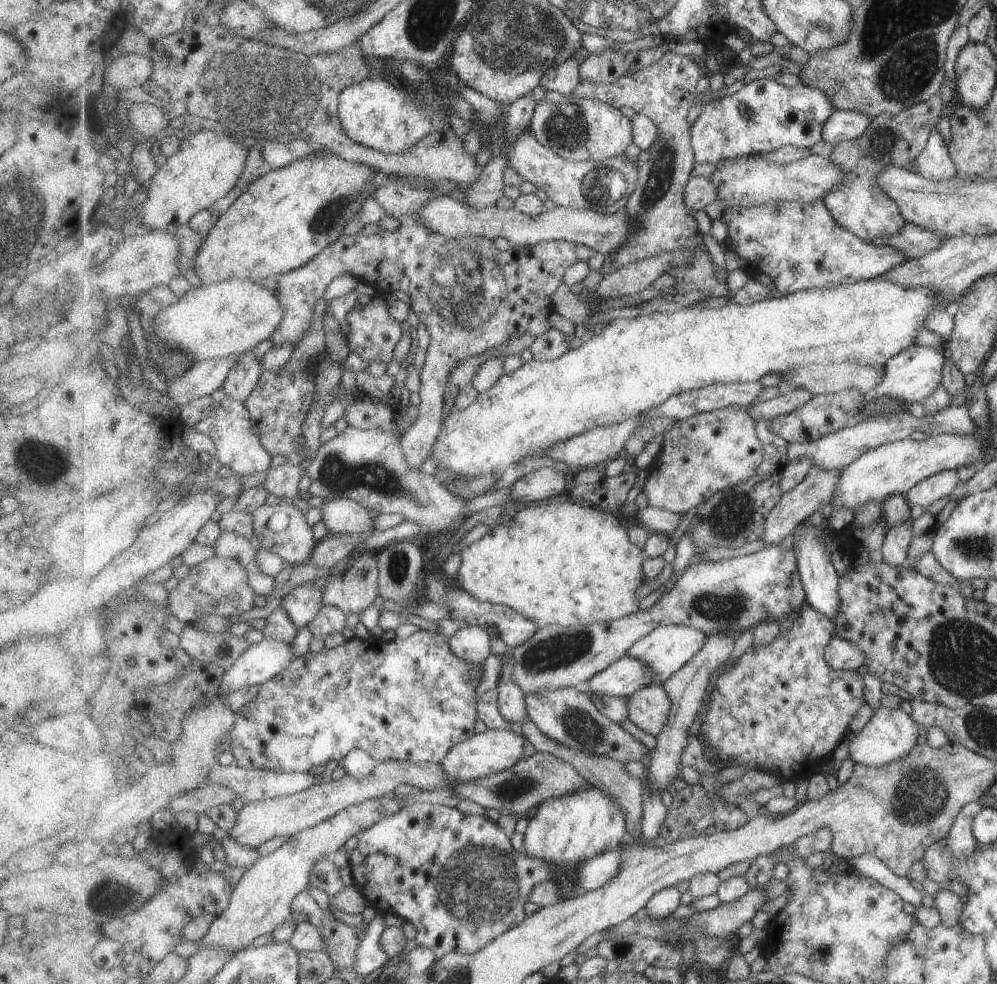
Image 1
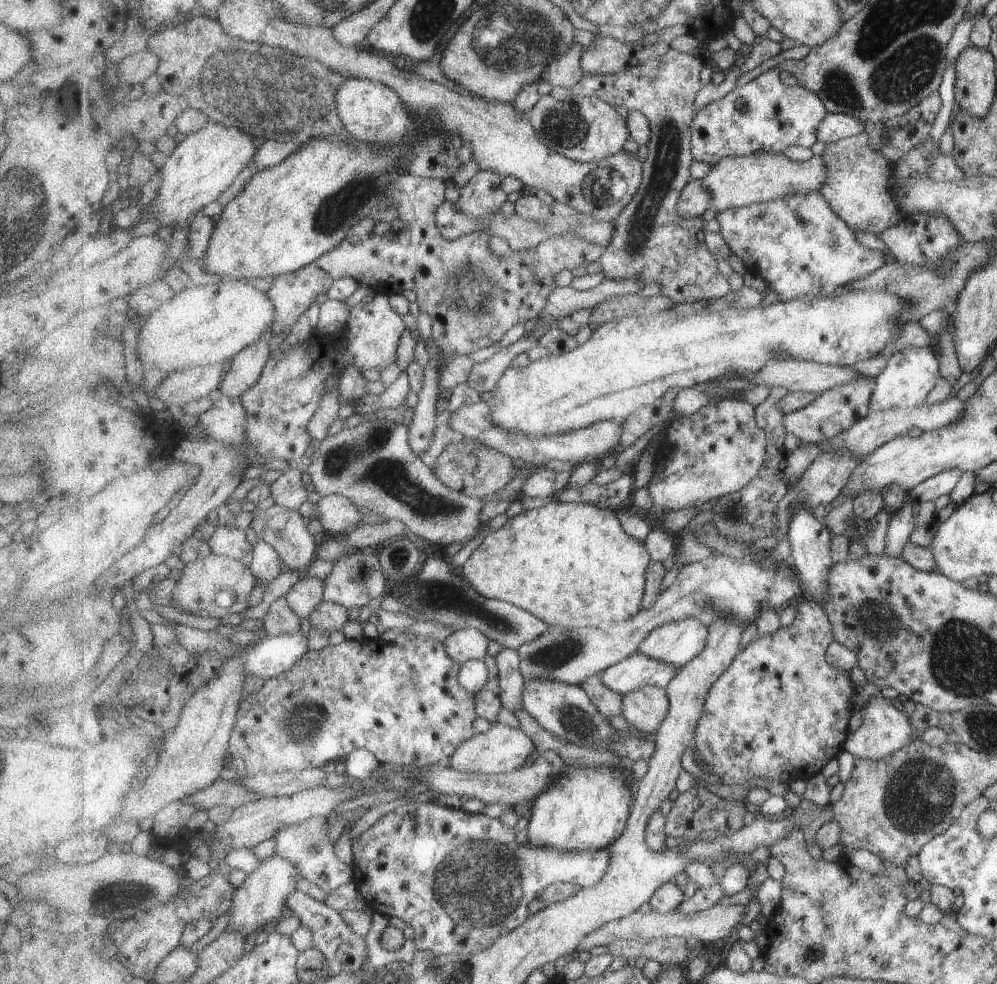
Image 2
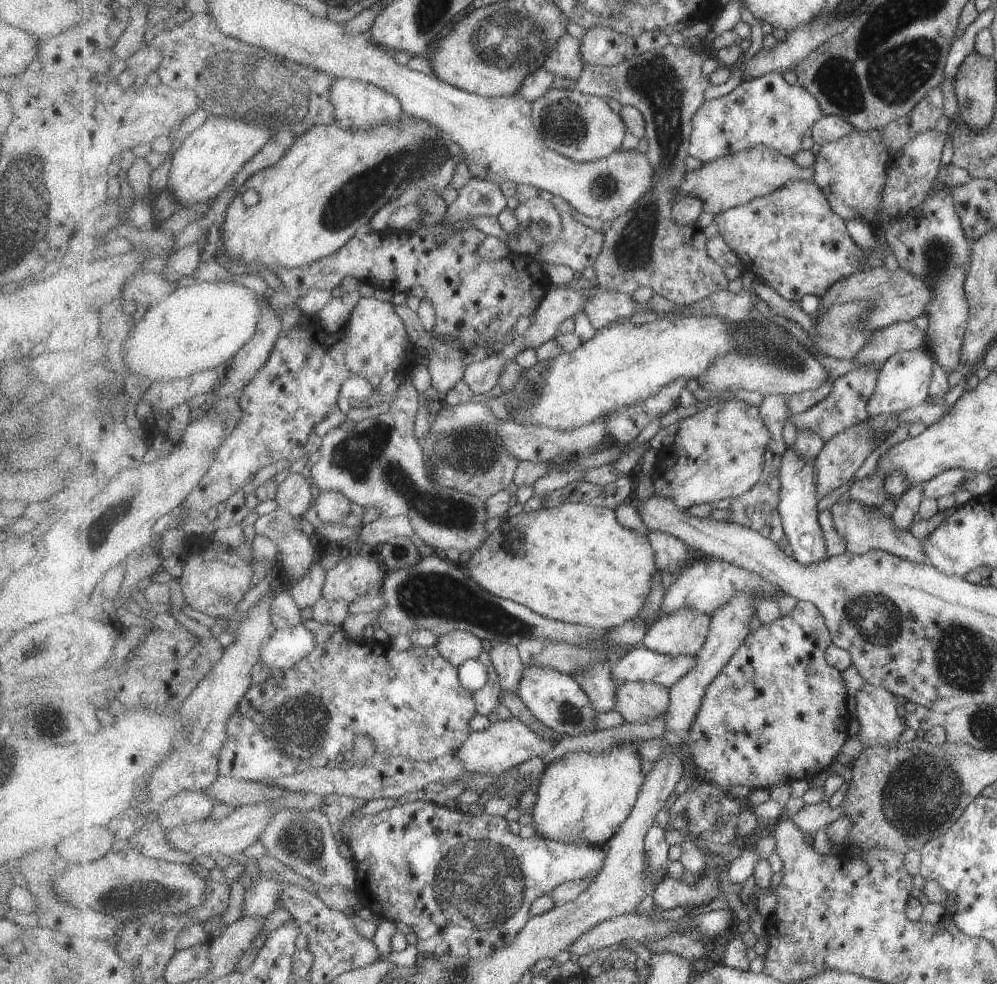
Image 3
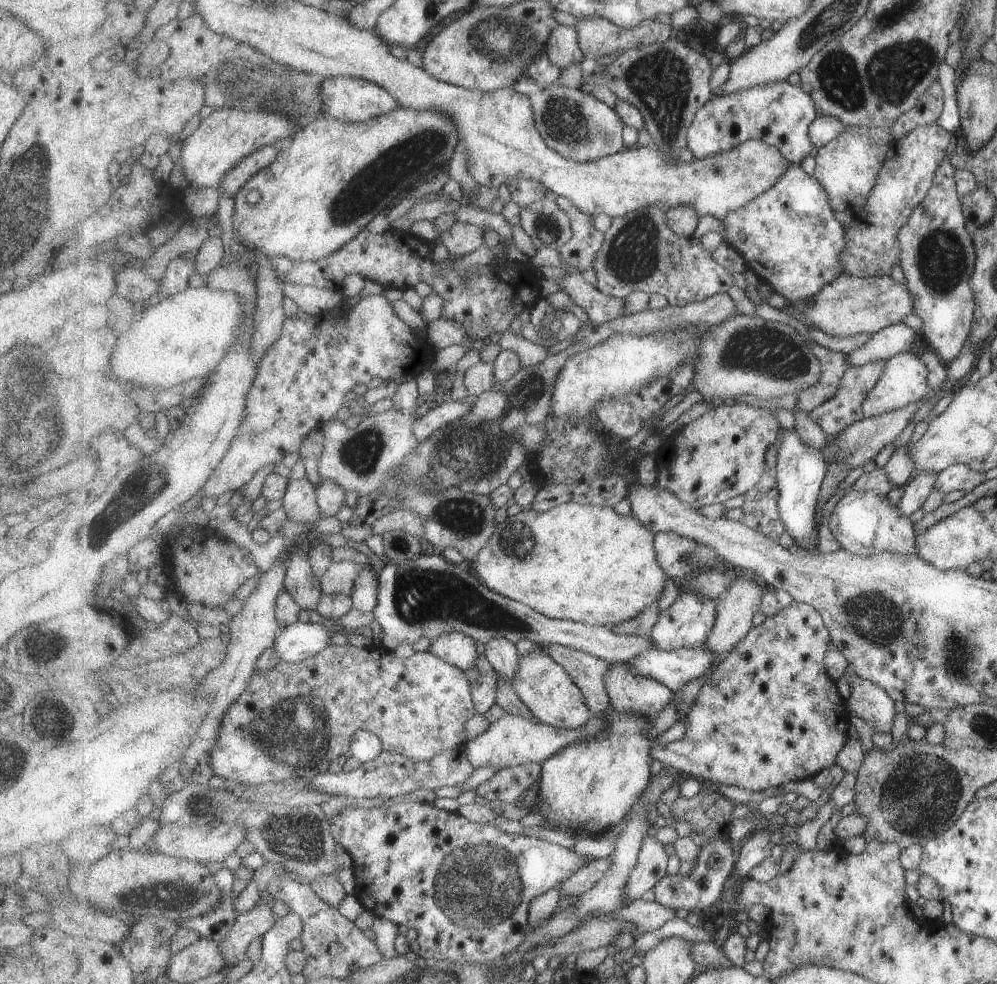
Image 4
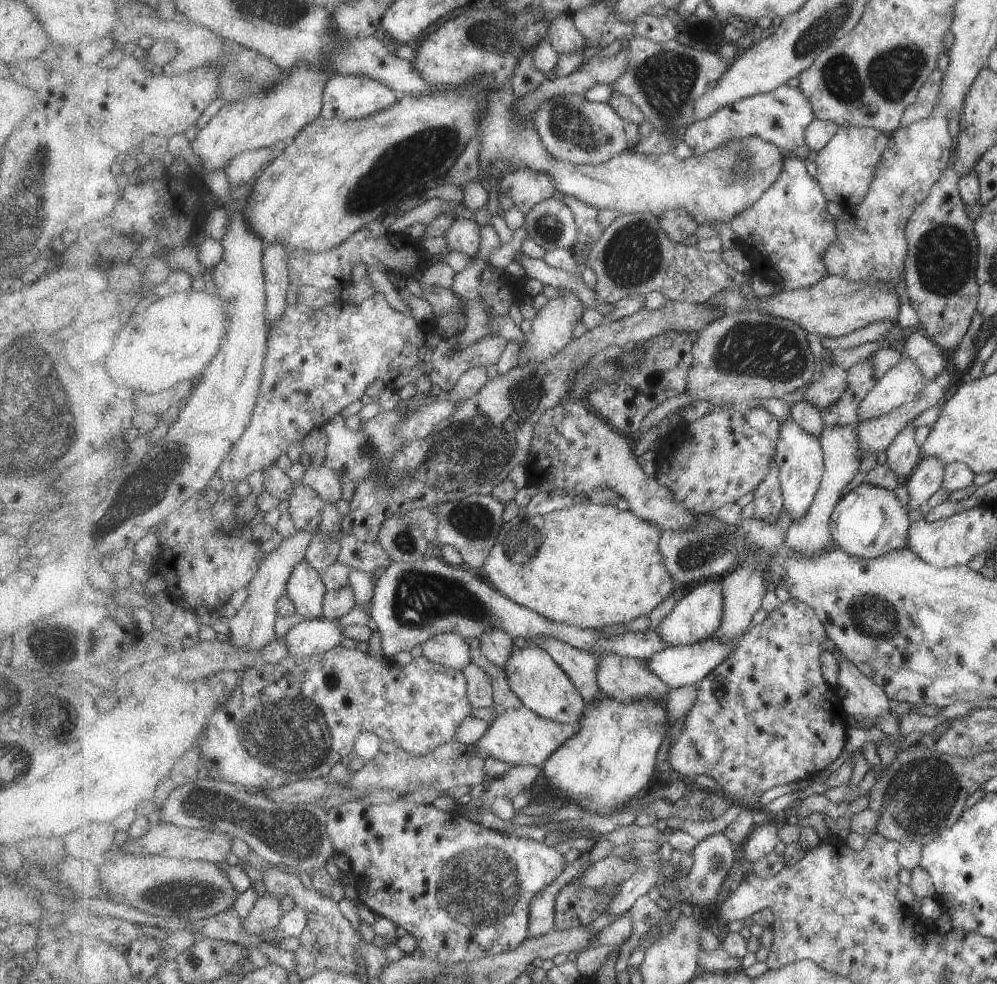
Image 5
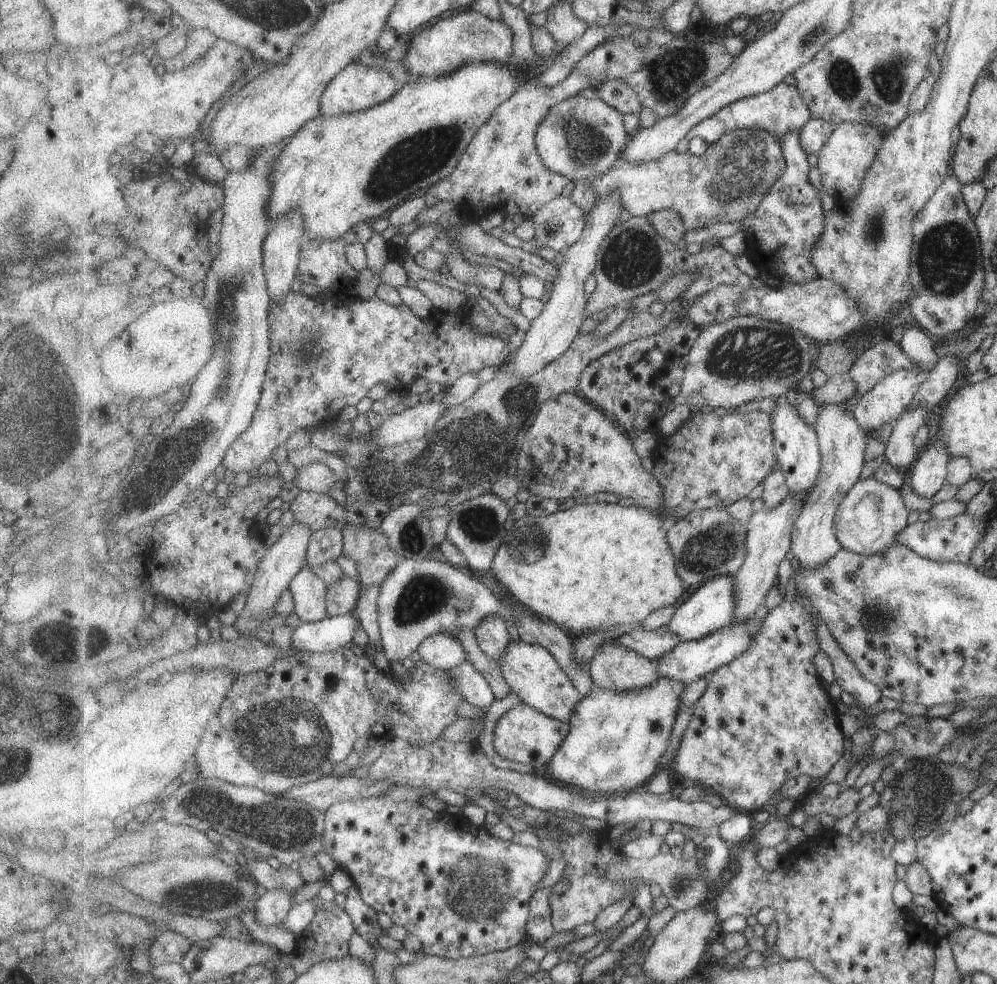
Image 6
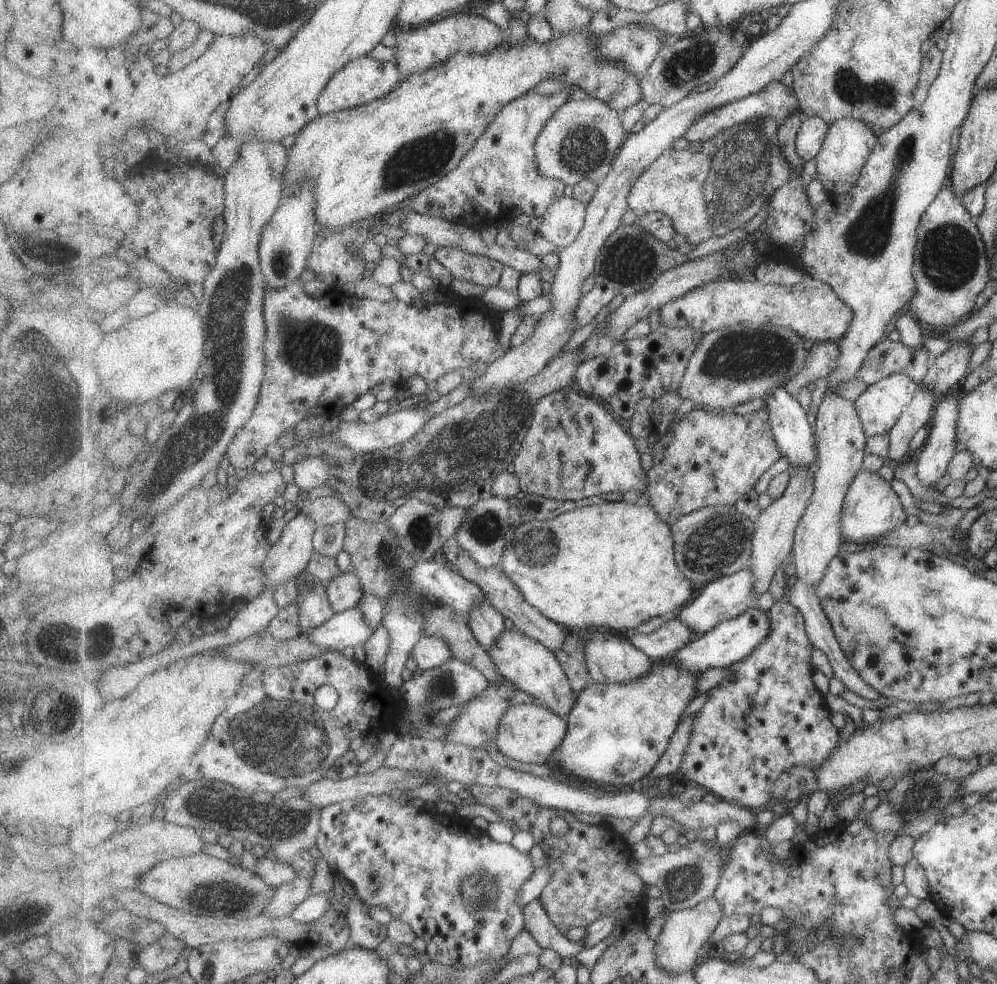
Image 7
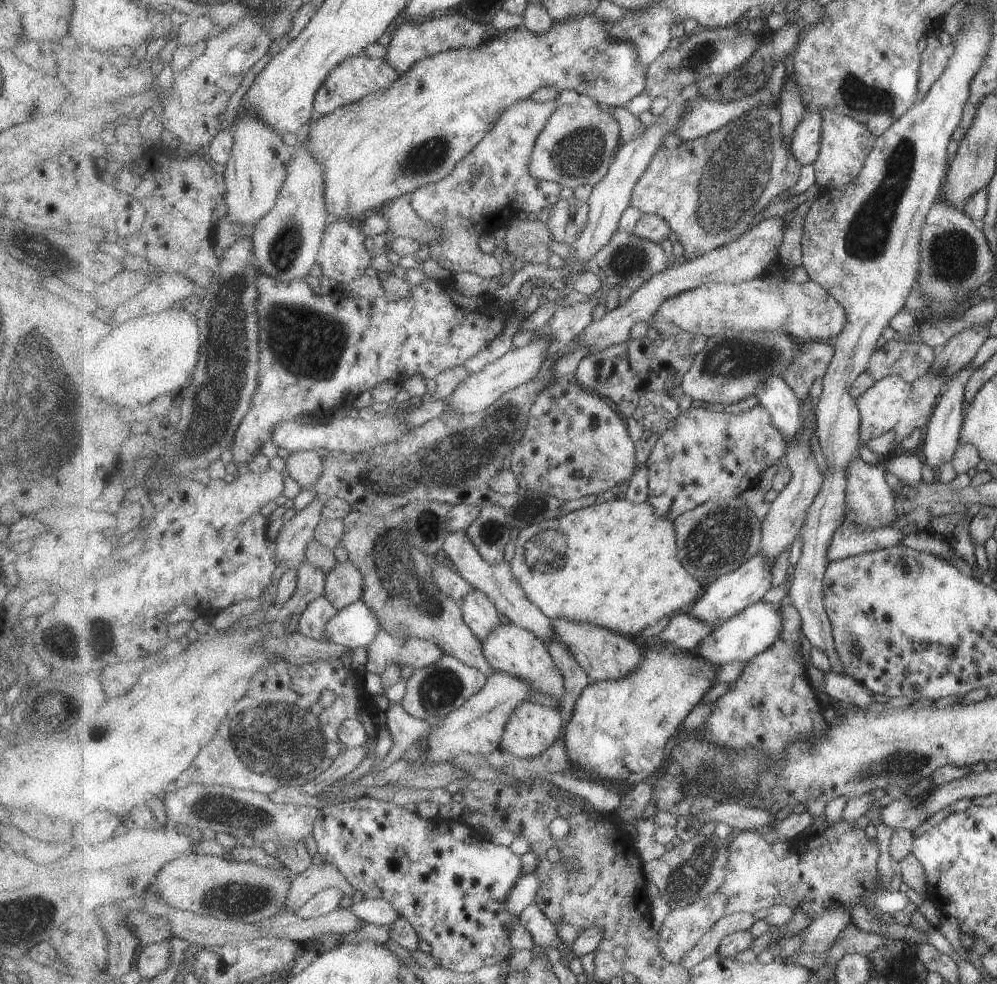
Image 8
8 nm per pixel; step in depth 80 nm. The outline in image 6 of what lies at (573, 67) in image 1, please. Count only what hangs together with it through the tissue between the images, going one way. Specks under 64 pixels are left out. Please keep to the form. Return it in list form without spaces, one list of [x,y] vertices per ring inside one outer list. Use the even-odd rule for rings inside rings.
[[[557,1],[546,14],[547,21],[543,26],[564,46],[577,40],[590,27],[586,20],[575,14],[571,1]]]

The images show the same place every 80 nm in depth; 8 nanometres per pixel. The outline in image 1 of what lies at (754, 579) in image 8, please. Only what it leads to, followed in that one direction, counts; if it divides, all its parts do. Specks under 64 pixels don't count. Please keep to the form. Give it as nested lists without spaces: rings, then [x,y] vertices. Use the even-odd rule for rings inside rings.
[[[691,625],[660,626],[635,643],[627,654],[629,657],[640,658],[646,662],[656,674],[653,685],[663,684],[673,673],[681,670],[706,643],[707,634]]]

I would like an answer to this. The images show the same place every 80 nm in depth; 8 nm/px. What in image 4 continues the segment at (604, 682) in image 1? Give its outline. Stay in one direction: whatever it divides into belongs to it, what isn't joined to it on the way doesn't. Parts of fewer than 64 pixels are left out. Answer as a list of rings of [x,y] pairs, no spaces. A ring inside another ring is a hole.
[[[705,647],[661,650],[651,648],[634,658],[632,669],[640,675],[666,684],[674,692],[703,677],[716,661],[716,654]]]

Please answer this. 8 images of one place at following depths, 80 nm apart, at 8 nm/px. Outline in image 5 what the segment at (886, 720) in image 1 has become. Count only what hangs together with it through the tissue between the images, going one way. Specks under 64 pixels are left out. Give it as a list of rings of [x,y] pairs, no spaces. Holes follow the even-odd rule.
[[[839,649],[835,651],[840,662],[838,684],[846,690],[846,697],[842,699],[846,712],[850,716],[871,718],[887,713],[889,700],[883,687],[865,676]]]

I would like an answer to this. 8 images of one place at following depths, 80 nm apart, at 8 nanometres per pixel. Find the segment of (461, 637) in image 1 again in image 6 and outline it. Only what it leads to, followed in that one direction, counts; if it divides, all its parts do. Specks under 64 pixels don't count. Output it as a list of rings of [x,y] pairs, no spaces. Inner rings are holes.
[[[447,633],[428,636],[417,650],[424,663],[448,671],[466,661],[466,650],[462,642]]]

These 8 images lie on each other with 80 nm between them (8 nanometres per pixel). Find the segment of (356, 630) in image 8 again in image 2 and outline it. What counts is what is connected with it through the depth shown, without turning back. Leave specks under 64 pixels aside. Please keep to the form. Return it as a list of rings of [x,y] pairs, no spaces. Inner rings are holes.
[[[302,631],[281,633],[251,646],[245,664],[248,675],[267,680],[291,670],[309,651],[309,638]]]

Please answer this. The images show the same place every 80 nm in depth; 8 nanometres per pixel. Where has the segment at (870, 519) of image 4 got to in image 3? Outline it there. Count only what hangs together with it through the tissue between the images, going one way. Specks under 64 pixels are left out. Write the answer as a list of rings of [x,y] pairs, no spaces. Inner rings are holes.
[[[845,500],[834,503],[830,507],[836,532],[842,537],[845,542],[847,551],[855,556],[861,556],[871,550],[880,550],[896,555],[903,560],[909,562],[917,562],[917,564],[928,565],[927,554],[923,552],[919,540],[915,540],[909,533],[909,530],[897,530],[893,528],[890,518],[883,516],[880,508],[873,510],[857,500]]]

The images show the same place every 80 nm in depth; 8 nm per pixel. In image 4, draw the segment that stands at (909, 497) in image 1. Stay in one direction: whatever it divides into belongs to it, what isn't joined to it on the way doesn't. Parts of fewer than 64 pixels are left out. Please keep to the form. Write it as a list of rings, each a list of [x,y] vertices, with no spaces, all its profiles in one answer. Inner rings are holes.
[[[955,463],[936,474],[932,488],[943,494],[951,491],[965,493],[967,490],[975,488],[979,482],[981,482],[981,473],[977,474],[963,463]]]

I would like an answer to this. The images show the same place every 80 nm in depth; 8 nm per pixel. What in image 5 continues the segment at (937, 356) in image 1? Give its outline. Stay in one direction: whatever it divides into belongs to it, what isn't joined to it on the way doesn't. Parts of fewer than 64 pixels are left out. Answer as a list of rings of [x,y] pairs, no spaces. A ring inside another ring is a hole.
[[[902,354],[902,358],[886,374],[878,385],[861,402],[860,422],[874,421],[899,405],[914,400],[926,384],[926,377],[915,363]]]

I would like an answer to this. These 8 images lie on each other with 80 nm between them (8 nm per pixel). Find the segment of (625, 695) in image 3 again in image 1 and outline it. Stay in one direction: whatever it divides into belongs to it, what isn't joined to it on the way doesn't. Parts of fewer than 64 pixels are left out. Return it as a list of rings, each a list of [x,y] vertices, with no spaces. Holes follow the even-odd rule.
[[[651,684],[629,697],[628,709],[629,719],[647,734],[657,737],[668,723],[672,700],[663,684]]]

